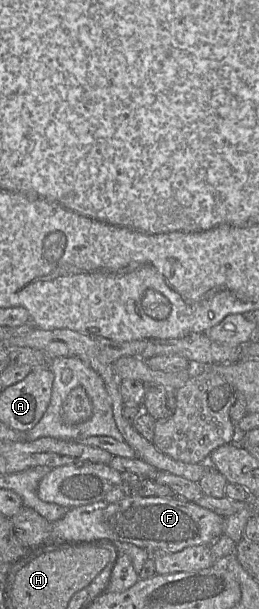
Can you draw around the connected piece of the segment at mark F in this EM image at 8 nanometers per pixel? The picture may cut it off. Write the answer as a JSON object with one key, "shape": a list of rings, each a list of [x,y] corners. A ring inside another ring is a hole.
{"shape":[[[130,495],[120,501],[109,503],[106,500],[70,508],[59,520],[52,522],[53,536],[67,539],[91,539],[107,537],[117,542],[131,543],[150,552],[164,550],[176,553],[187,547],[211,545],[224,534],[223,516],[181,498],[139,497]]]}

